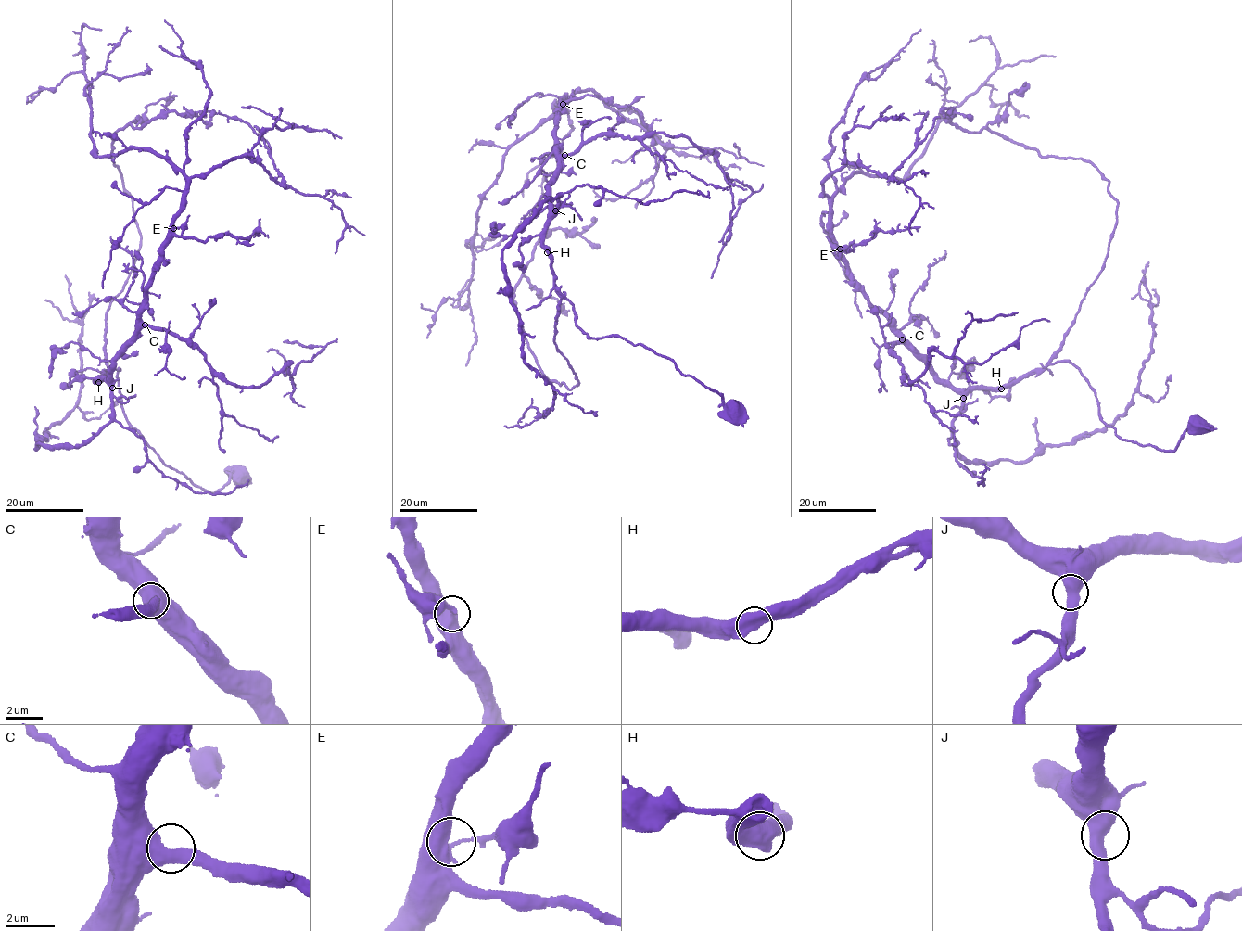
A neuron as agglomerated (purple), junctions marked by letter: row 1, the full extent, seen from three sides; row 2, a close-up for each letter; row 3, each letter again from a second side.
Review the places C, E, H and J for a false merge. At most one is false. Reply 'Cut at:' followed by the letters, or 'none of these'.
Cut at: none of these

